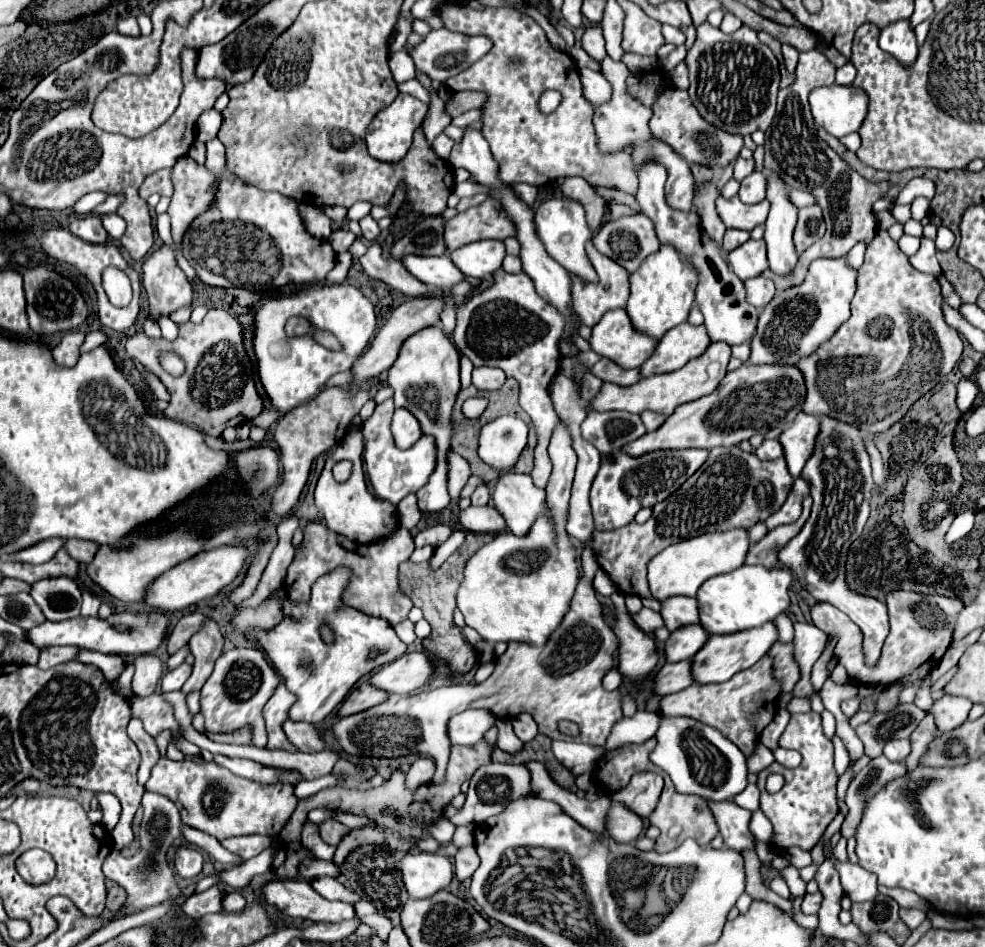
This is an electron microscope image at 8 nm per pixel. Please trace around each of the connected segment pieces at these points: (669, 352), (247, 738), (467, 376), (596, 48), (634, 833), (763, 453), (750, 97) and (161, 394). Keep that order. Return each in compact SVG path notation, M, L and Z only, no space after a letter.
M681 323L673 327L665 337L661 337L651 353L651 357L639 367L641 379L651 375L661 375L683 367L689 359L699 357L703 349L709 345L709 337L705 337L705 327L693 327L689 323Z
M247 729L235 731L235 733L231 733L231 735L217 735L217 733L205 731L205 735L207 735L211 741L217 741L217 743L237 743L237 745L249 745L249 743L251 743L251 733L249 733Z
M460 357L460 382L461 389L467 389L471 385L471 371L473 371L473 365L469 359Z
M587 27L583 33L583 51L587 51L587 55L595 61L603 61L605 53L605 41L603 41L603 33L601 27Z
M613 801L613 813L609 813L609 837L617 843L631 843L643 833L643 821L623 805Z
M765 439L755 449L755 455L759 459L777 459L777 457L781 457L781 445L777 445L777 439Z
M705 21L703 25L697 27L697 41L689 49L685 61L689 67L689 81L691 81L689 97L705 121L717 125L719 129L725 129L727 133L739 133L739 135L749 135L757 129L767 131L767 127L775 117L775 101L779 89L779 63L771 53L771 49L757 39L757 33L753 29L741 27L735 33L727 35Z
M147 373L147 383L149 383L149 389L151 389L151 393L157 397L157 399L161 399L161 401L169 401L169 393L167 393L167 389L165 389L165 385L153 375L153 373Z

